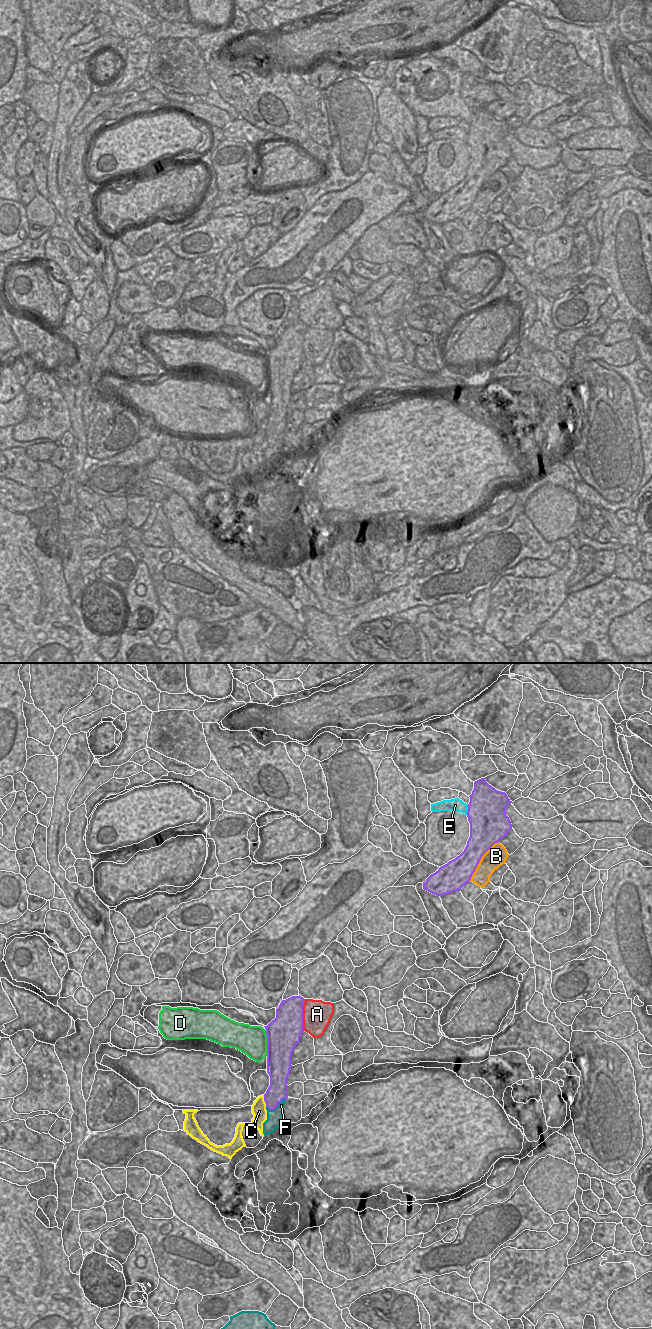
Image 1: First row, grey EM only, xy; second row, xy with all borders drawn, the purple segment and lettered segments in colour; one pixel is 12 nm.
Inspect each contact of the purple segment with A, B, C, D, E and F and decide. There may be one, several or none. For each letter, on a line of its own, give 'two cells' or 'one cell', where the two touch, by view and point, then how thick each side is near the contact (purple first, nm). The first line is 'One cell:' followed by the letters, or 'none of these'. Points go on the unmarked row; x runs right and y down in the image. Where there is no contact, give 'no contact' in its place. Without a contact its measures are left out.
One cell: F
A: two cells; meets purple in xy at (302, 343); 380 nm thick on the purple side, 340 nm on the other
B: two cells; meets purple in xy at (480, 187); 300 nm thick on the purple side, 260 nm on the other
C: two cells; meets purple in xy at (264, 428); 240 nm thick on the purple side, 170 nm on the other
D: two cells; meets purple in xy at (267, 371); 420 nm thick on the purple side, 360 nm on the other
E: two cells; meets purple in xy at (467, 138); 460 nm thick on the purple side, 170 nm on the other
F: one cell; meets purple in xy at (275, 435); 240 nm thick on the purple side, 190 nm on the other

